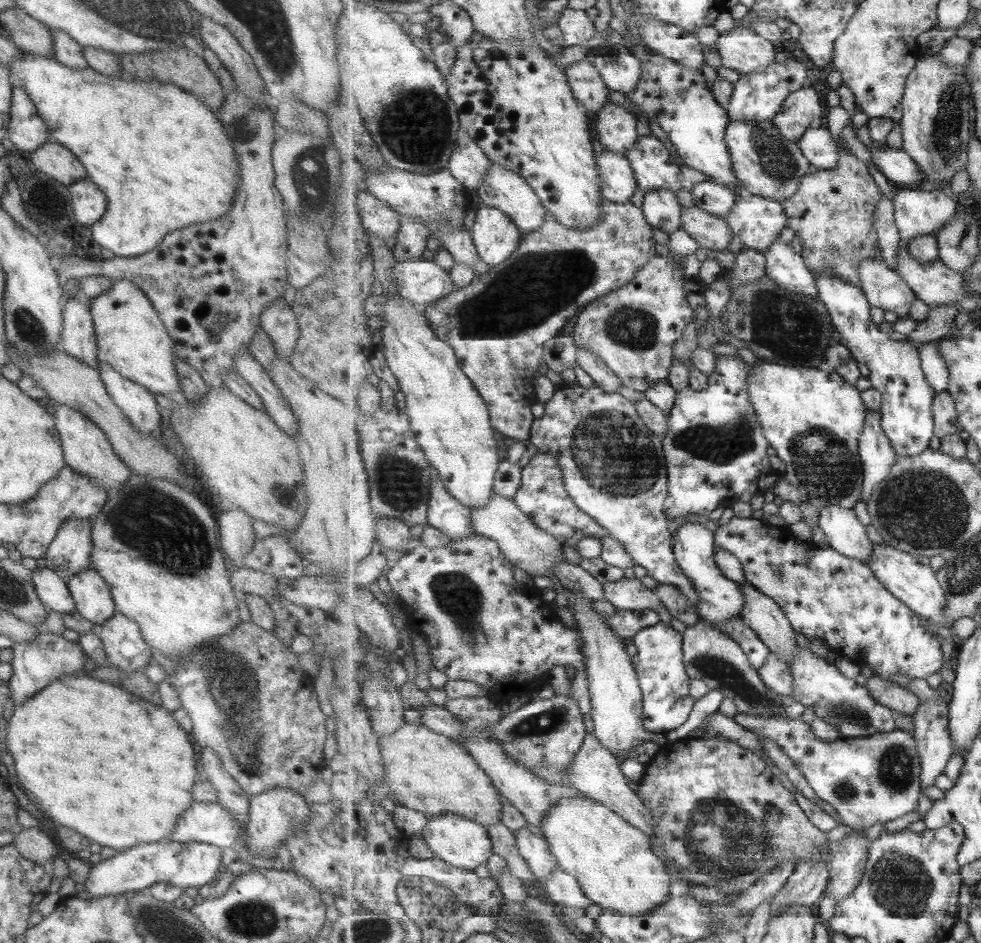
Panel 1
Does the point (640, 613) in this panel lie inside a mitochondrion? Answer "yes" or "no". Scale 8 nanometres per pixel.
no

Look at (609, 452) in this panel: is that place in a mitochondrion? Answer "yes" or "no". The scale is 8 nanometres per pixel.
yes

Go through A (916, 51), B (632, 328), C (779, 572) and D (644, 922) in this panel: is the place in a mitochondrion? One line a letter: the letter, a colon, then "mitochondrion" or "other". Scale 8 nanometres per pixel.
A: other
B: mitochondrion
C: mitochondrion
D: other

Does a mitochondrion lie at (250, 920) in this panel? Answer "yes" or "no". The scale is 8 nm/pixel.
yes

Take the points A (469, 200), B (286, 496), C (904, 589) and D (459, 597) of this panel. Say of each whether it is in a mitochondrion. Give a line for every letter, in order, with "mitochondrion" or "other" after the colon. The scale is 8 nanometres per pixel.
A: other
B: other
C: other
D: mitochondrion

